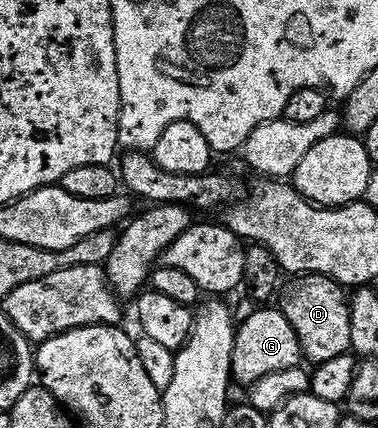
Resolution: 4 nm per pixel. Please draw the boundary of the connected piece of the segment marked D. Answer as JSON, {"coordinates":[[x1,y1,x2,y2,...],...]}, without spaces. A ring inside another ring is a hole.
{"coordinates":[[306,275,293,278,280,293,279,310,291,323,298,335,301,356,317,367,336,357,349,354,352,348,353,329,350,299,339,283,325,275]]}

